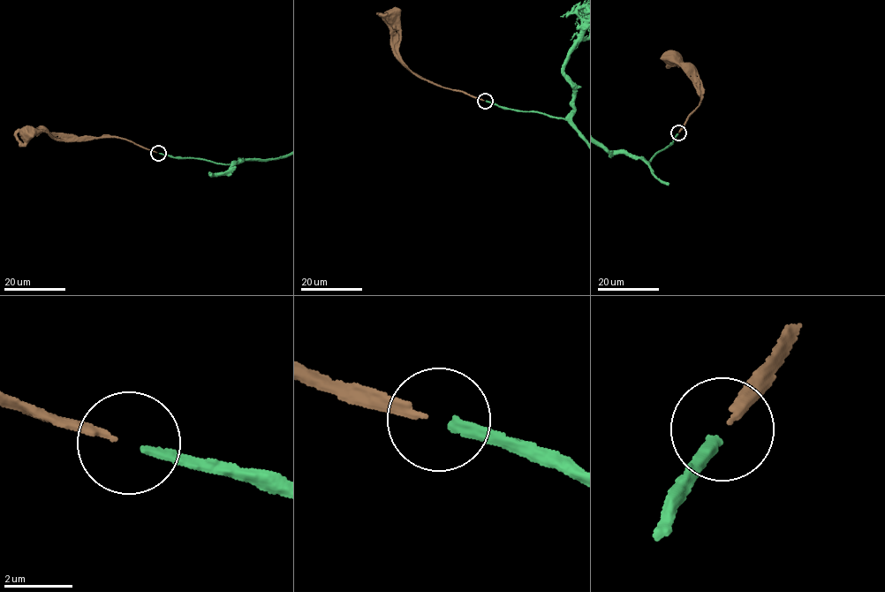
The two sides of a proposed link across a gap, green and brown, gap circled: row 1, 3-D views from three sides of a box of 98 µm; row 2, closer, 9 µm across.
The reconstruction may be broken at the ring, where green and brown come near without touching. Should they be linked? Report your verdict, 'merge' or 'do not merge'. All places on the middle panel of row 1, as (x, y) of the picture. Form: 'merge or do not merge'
merge

